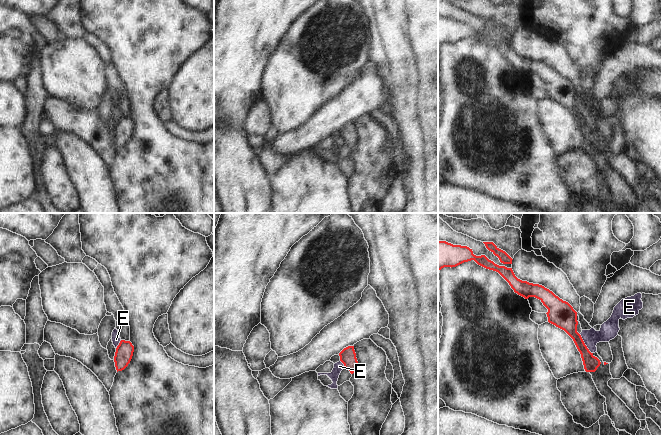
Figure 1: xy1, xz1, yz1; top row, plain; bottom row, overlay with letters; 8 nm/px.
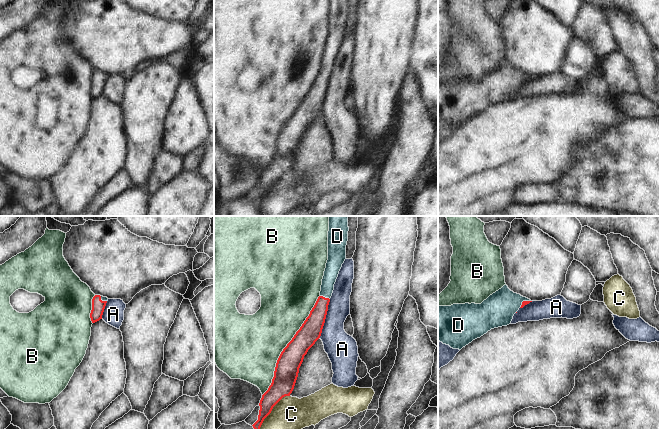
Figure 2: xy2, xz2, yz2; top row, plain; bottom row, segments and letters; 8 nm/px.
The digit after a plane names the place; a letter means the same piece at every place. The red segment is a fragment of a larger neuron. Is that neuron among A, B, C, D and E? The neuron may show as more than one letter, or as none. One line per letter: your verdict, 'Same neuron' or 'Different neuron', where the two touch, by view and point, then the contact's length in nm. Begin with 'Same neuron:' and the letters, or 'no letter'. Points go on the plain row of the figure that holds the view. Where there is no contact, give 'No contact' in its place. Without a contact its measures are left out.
Same neuron: D
A: Different neuron. Touches red at xz2 (325, 94). Shared border 320 nm
B: Different neuron. Touches red at xz2 (287, 121). Shared border 950 nm
C: Different neuron. Touches red at xz2 (270, 188). Shared border 400 nm
D: Same neuron. Touches red at xz2 (324, 73). Shared border 90 nm
E: Different neuron. Touches red at yz1 (584, 120). Shared border 190 nm.

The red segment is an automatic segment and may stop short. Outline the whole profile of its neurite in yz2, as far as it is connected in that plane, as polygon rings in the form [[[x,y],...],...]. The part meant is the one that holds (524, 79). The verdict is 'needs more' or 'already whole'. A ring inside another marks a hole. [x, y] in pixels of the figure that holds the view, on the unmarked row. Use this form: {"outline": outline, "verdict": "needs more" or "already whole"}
{"outline": [[[504,61],[481,80],[438,82],[438,116],[461,126],[491,105],[509,101],[514,90],[530,78]]], "verdict": "needs more"}

